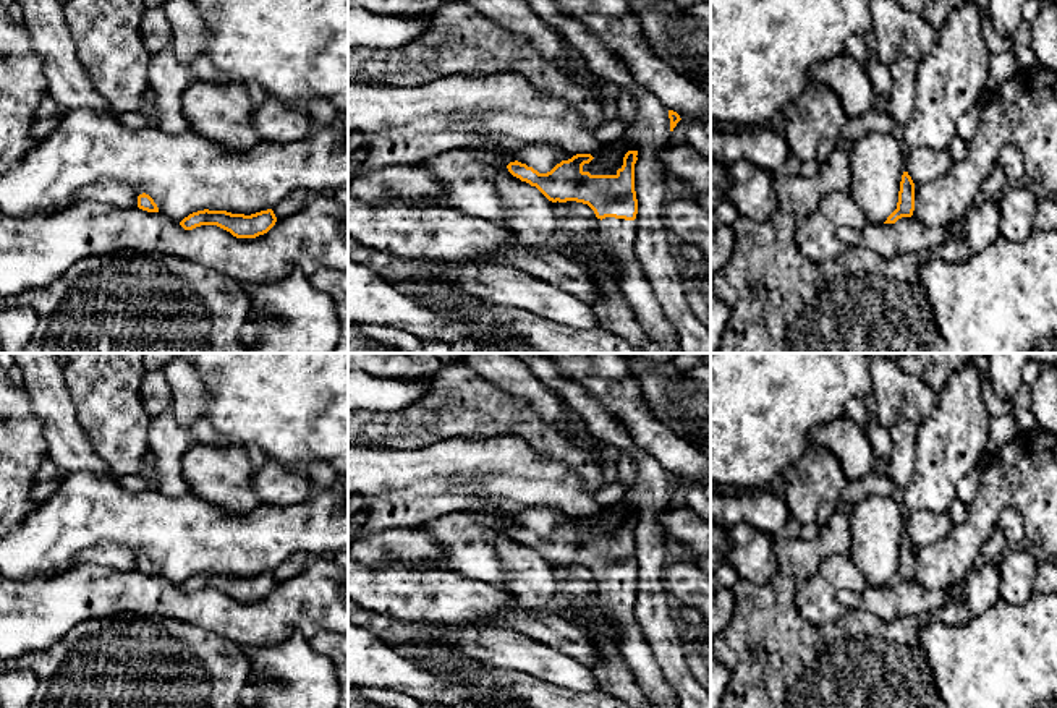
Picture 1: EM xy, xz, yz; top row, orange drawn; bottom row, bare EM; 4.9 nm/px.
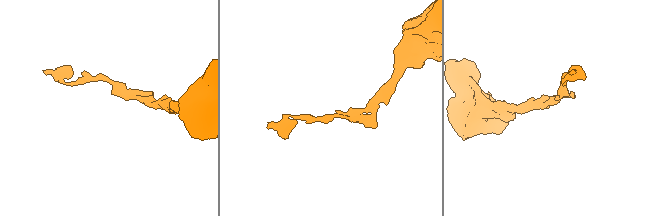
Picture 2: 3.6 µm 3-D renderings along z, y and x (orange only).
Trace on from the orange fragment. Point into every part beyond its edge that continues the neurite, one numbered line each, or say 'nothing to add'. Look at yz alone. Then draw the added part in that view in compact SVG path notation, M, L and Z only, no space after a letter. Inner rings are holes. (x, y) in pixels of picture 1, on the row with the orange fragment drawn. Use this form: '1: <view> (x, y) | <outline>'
nothing to add

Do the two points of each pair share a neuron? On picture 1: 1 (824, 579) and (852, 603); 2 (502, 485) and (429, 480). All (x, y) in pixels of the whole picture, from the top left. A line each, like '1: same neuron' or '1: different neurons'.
1: different neurons
2: same neuron

